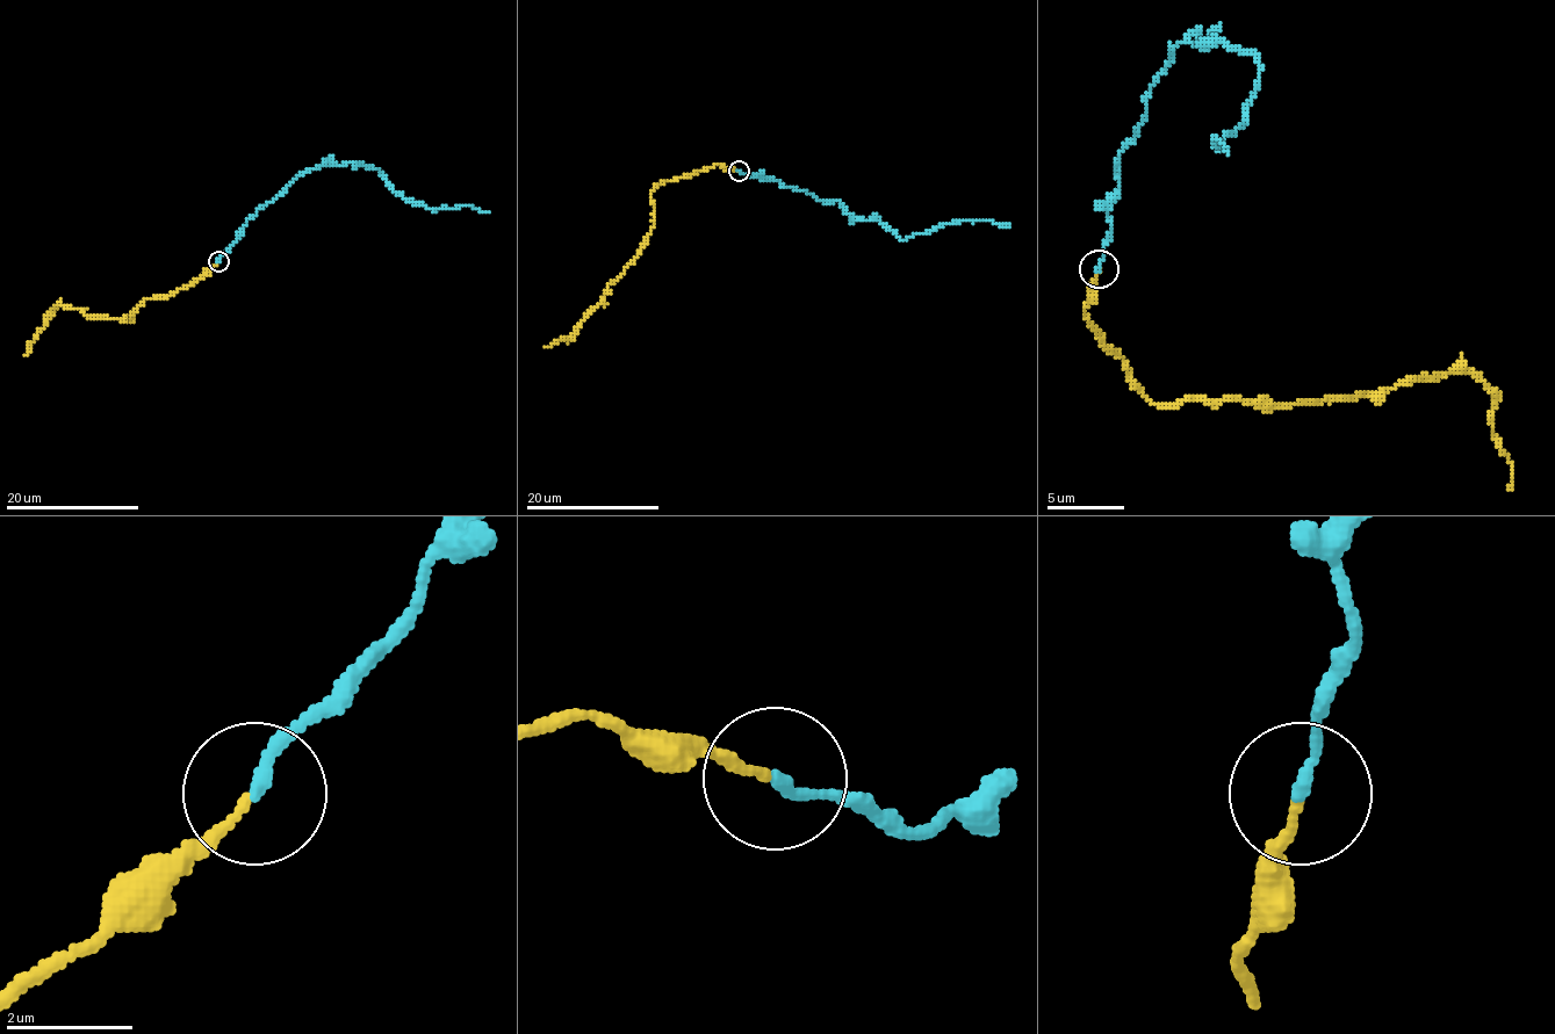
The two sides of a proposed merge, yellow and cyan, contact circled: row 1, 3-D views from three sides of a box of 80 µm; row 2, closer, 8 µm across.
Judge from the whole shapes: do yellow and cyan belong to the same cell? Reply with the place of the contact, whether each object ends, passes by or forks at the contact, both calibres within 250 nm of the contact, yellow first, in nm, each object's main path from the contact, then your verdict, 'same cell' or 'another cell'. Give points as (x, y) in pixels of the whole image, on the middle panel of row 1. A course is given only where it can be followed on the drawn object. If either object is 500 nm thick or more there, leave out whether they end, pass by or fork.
place (739, 171); yellow ends; cyan ends; calibres 140 and 200 nm; course yellow (738, 172), (713, 165), (667, 180), (652, 192), (653, 228), (646, 244), (568, 339), (545, 346); course cyan (738, 172), (836, 201), (859, 218), (879, 219), (902, 239), (952, 223), (1010, 226); same cell

